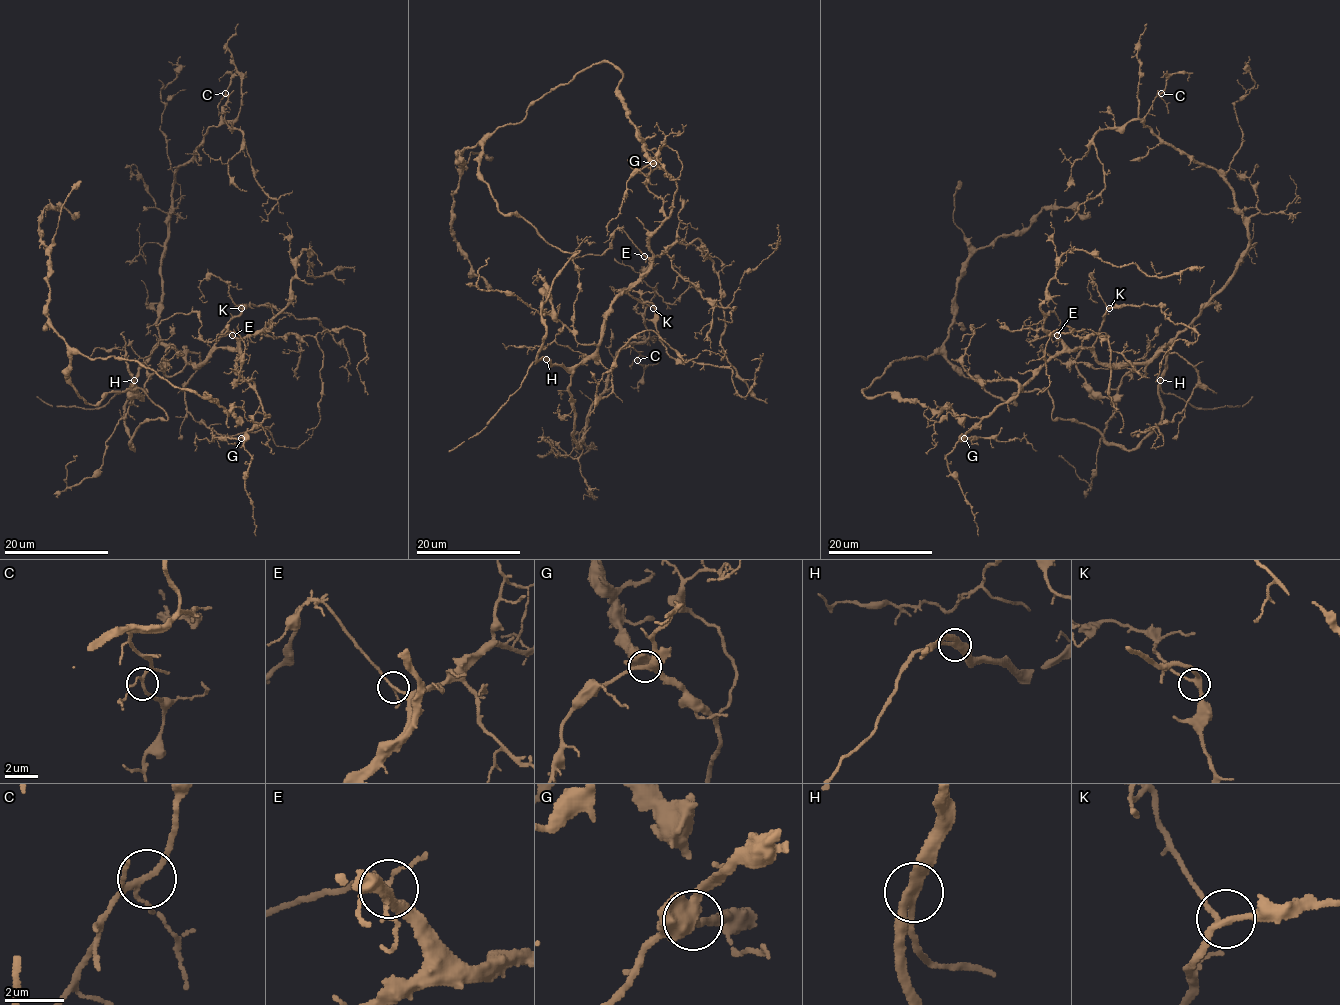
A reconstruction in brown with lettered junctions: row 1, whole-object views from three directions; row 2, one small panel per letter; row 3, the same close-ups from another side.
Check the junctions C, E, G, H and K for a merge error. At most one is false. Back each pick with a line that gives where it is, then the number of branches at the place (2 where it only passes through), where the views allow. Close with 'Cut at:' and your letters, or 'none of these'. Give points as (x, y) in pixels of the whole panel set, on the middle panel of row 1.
E: (644, 256) | 3
Cut at: E

